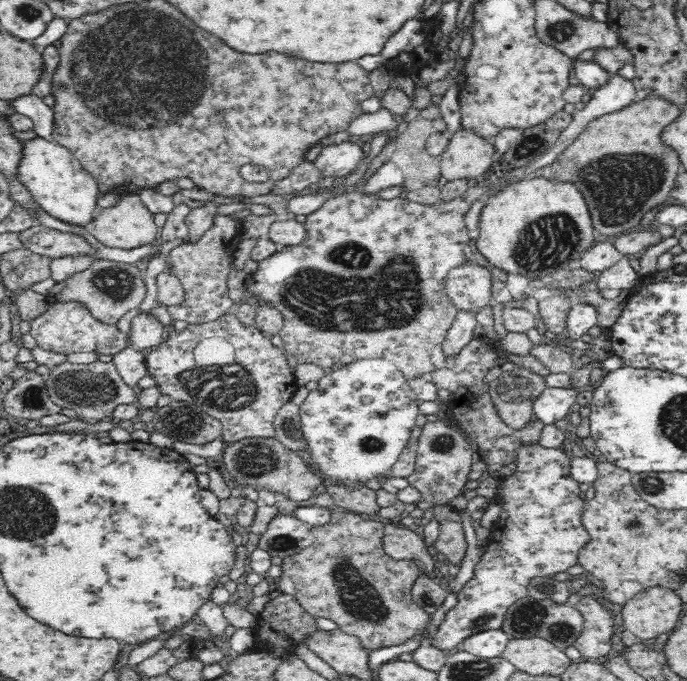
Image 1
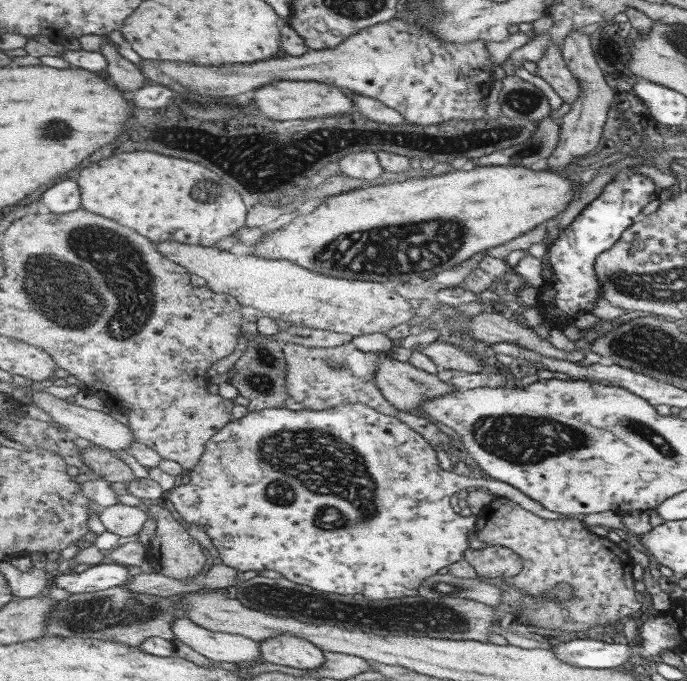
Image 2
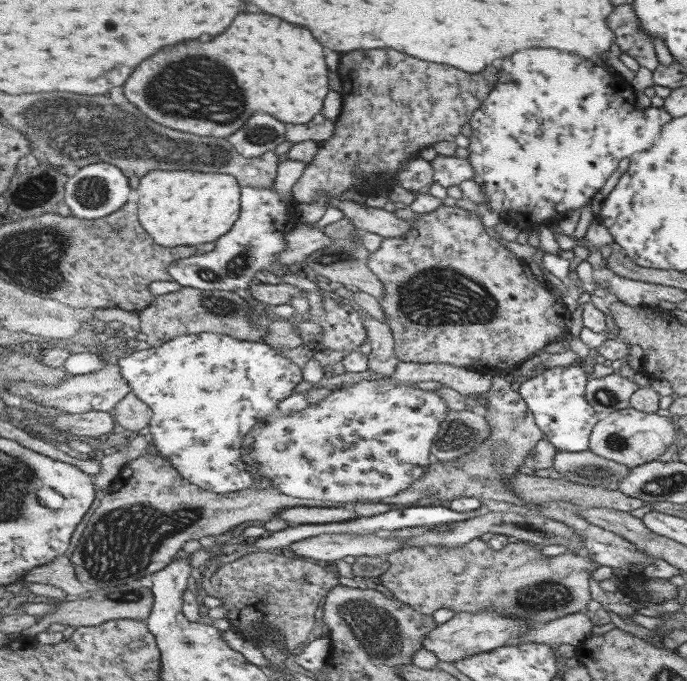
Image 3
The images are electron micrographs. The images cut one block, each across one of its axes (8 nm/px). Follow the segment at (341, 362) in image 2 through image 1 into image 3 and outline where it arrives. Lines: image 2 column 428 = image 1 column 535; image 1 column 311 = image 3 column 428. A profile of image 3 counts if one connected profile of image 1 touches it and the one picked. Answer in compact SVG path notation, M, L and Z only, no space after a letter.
M451 201L447 202L439 210L429 212L429 214L421 214L415 220L407 220L413 225L413 230L407 236L399 236L399 238L384 238L380 247L376 252L370 254L369 265L371 270L377 274L379 279L385 283L386 294L379 303L384 311L384 319L390 325L395 339L395 350L397 360L411 363L441 363L452 364L461 368L481 368L481 366L493 366L499 370L512 372L519 368L529 356L542 352L546 344L553 344L555 341L563 339L567 335L568 323L571 320L569 308L563 304L562 297L558 297L548 286L538 286L527 278L527 267L521 258L517 258L509 248L500 244L497 239L491 238L485 232L485 226L481 220L481 214L464 210Z

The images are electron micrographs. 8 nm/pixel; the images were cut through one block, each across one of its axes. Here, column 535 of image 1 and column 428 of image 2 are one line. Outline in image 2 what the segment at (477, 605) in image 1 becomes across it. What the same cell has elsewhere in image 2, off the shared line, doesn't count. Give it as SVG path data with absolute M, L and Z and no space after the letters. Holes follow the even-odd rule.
M343 404L319 411L307 409L295 411L276 407L249 413L246 417L232 421L214 438L211 438L210 443L206 446L204 456L198 462L198 466L189 472L189 476L189 483L177 484L172 489L168 495L168 503L173 505L183 520L202 527L203 531L210 537L213 546L217 548L219 557L227 566L243 572L247 572L247 570L275 570L286 579L297 584L311 586L311 588L327 594L362 594L365 599L375 601L403 598L403 596L419 596L419 588L427 578L439 574L441 568L447 568L447 566L466 558L466 552L469 549L467 534L471 531L475 532L479 514L463 517L459 515L458 511L453 510L451 499L453 500L453 494L458 494L459 490L479 487L483 490L489 490L495 497L509 498L512 502L517 502L519 506L523 506L525 510L529 510L541 518L548 520L570 518L564 514L559 514L559 512L548 510L509 483L497 479L466 478L465 476L457 476L455 472L443 470L440 466L438 452L418 431L402 422L401 418L382 414L367 404ZM319 532L333 534L333 538L337 534L337 538L339 538L339 540L335 540L337 544L331 548L319 548L319 542L321 542Z

